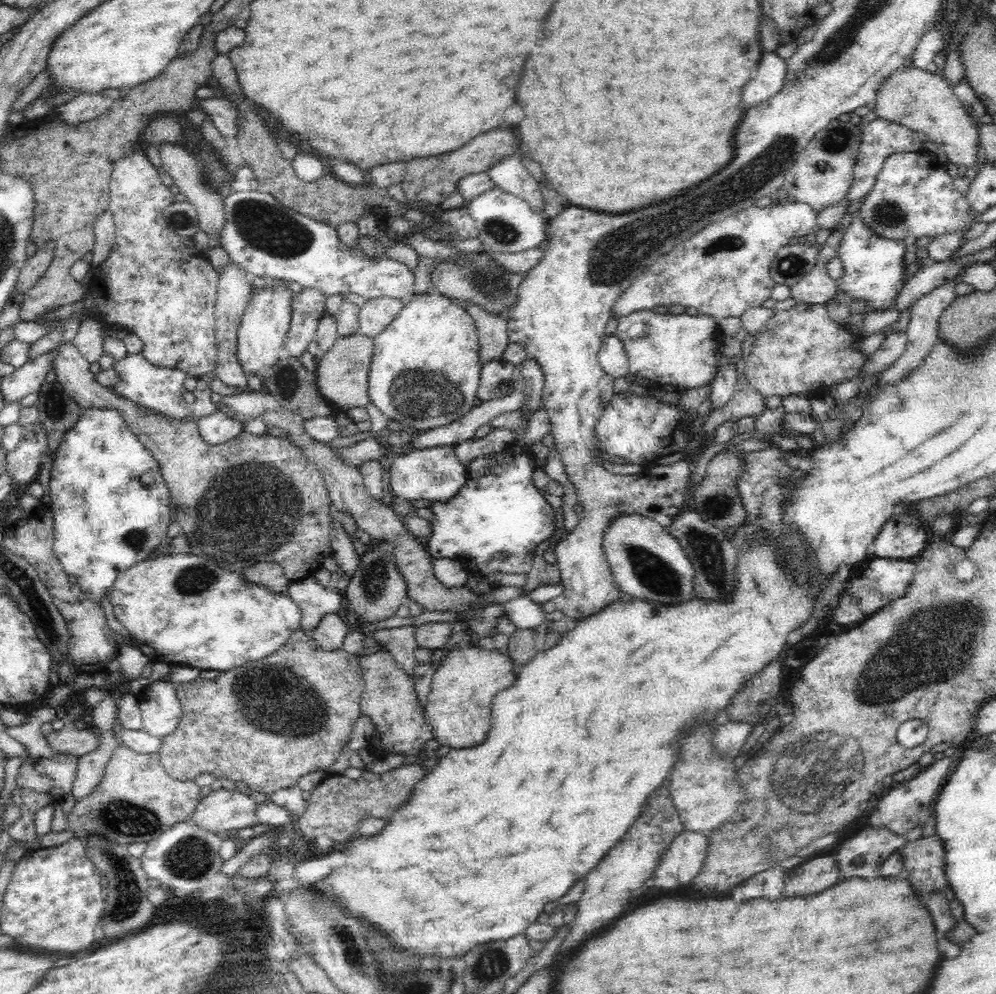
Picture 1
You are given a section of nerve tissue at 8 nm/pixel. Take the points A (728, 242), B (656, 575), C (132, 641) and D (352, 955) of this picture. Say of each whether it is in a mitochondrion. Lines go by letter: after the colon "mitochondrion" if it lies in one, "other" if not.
A: mitochondrion
B: mitochondrion
C: other
D: mitochondrion

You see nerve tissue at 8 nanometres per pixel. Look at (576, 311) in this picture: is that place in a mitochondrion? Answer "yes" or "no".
no

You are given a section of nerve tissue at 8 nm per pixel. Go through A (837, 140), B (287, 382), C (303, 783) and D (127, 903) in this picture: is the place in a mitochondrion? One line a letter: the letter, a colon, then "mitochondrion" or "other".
A: mitochondrion
B: mitochondrion
C: other
D: mitochondrion

